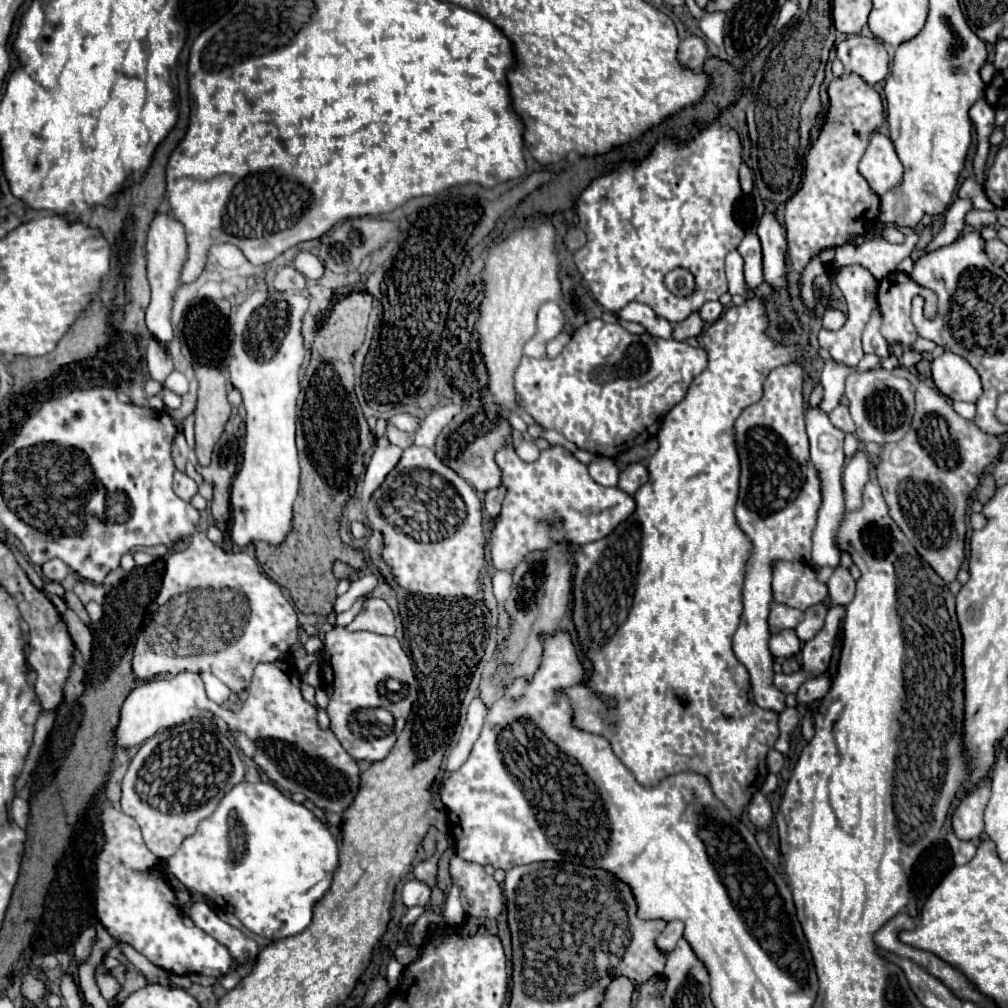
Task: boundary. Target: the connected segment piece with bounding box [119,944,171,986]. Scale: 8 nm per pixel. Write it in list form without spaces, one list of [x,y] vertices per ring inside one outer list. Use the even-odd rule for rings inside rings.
[[[119,944],[119,948],[121,948],[121,952],[135,964],[135,968],[145,976],[145,980],[147,980],[149,984],[171,986],[171,984],[169,984],[169,972],[165,972],[165,970],[157,968],[155,964],[151,964],[143,954],[139,954],[139,952],[137,952],[133,946],[129,946],[129,944]]]

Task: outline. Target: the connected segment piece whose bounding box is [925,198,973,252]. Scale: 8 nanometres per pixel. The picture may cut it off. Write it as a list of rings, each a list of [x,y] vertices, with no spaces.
[[[957,198],[957,200],[951,204],[951,208],[947,210],[943,228],[939,230],[939,234],[937,234],[935,238],[929,240],[929,244],[925,246],[925,252],[933,252],[933,250],[937,250],[937,248],[941,248],[941,246],[947,246],[947,244],[955,242],[955,240],[959,238],[963,226],[965,226],[965,214],[967,214],[971,208],[973,208],[973,206],[971,206],[969,200]]]

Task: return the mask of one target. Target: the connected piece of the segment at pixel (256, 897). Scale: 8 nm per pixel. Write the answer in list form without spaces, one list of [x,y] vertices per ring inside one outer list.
[[[241,782],[223,796],[215,812],[199,824],[193,836],[185,838],[177,854],[167,862],[169,872],[183,886],[207,896],[221,910],[235,914],[247,930],[269,940],[281,940],[301,934],[309,926],[313,906],[325,896],[339,868],[339,854],[337,842],[327,826],[303,804],[295,804],[271,782]]]

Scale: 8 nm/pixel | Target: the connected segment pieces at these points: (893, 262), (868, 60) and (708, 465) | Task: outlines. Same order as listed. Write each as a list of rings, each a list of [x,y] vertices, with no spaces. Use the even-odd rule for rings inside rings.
[[[915,232],[905,238],[903,246],[889,244],[887,240],[871,240],[871,242],[863,242],[863,246],[851,246],[851,244],[839,246],[835,248],[835,260],[829,266],[829,272],[817,276],[815,284],[821,288],[823,294],[829,294],[829,280],[833,278],[833,270],[839,270],[841,266],[849,266],[849,264],[861,264],[871,274],[877,274],[877,280],[881,280],[887,274],[895,272],[897,264],[913,252],[917,242],[919,242],[919,234]]]
[[[861,34],[847,36],[837,44],[837,58],[843,62],[845,72],[859,74],[867,84],[875,86],[889,72],[889,56],[881,40]]]
[[[751,296],[741,306],[733,306],[729,310],[725,310],[721,314],[721,318],[715,320],[703,332],[703,346],[705,346],[705,350],[709,354],[709,366],[707,366],[705,372],[701,372],[691,382],[685,400],[679,402],[667,414],[665,422],[663,422],[663,426],[661,426],[661,430],[657,434],[659,448],[647,460],[649,480],[635,494],[637,508],[635,508],[635,512],[629,518],[631,522],[623,522],[621,526],[617,526],[617,530],[613,534],[609,534],[603,540],[597,540],[597,542],[581,546],[575,552],[575,556],[573,556],[575,558],[575,578],[573,578],[575,608],[573,608],[573,622],[575,622],[575,628],[577,628],[577,640],[581,644],[581,652],[593,662],[593,674],[589,676],[589,680],[585,684],[581,684],[581,686],[573,686],[573,688],[565,690],[565,694],[569,696],[569,700],[571,700],[573,708],[575,708],[575,726],[581,728],[581,730],[587,730],[587,732],[593,732],[593,734],[609,738],[617,758],[645,786],[653,786],[663,776],[677,774],[677,772],[683,772],[683,770],[693,770],[693,772],[699,772],[699,774],[707,776],[711,786],[713,786],[715,796],[731,810],[733,816],[741,816],[745,804],[751,800],[751,796],[765,782],[765,776],[767,776],[765,756],[767,756],[767,752],[773,748],[773,744],[779,738],[779,728],[777,728],[779,714],[771,712],[771,710],[763,710],[755,702],[749,702],[749,690],[751,690],[749,672],[735,658],[735,654],[731,650],[731,638],[733,638],[733,634],[737,630],[739,616],[743,612],[745,562],[749,560],[749,550],[753,548],[753,546],[749,546],[749,536],[737,526],[737,520],[735,520],[735,504],[737,504],[737,494],[739,494],[739,458],[737,458],[733,424],[735,424],[737,416],[741,414],[741,410],[745,410],[747,406],[751,406],[751,404],[761,400],[763,382],[765,382],[765,378],[769,376],[771,370],[775,370],[775,368],[779,368],[783,364],[797,362],[799,358],[805,356],[805,348],[799,346],[799,344],[783,346],[783,344],[771,340],[767,336],[767,328],[769,328],[769,318],[765,314],[763,300],[759,296]],[[593,692],[603,692],[603,694],[613,696],[617,700],[617,710],[605,708],[599,702],[599,698],[595,698]]]

